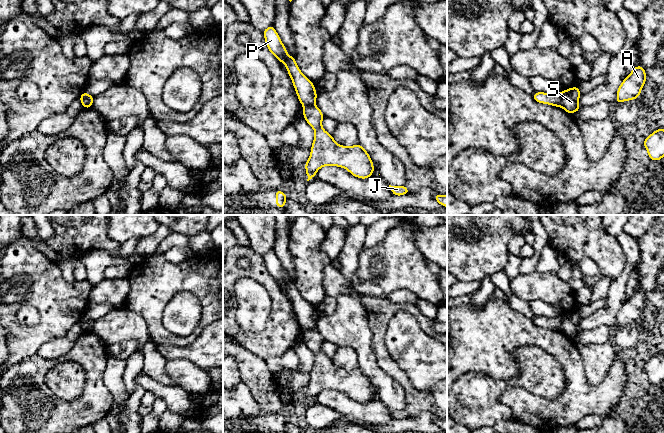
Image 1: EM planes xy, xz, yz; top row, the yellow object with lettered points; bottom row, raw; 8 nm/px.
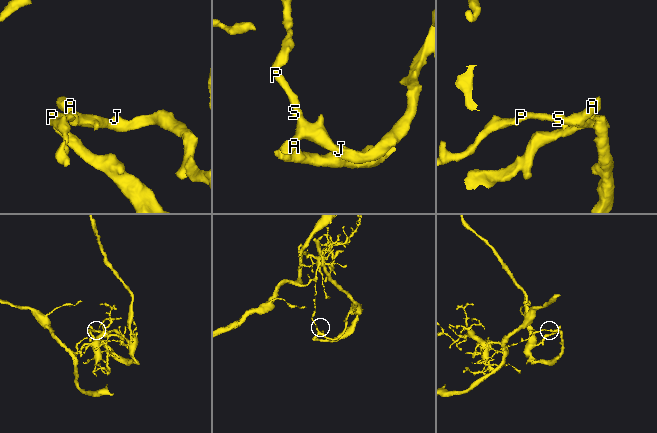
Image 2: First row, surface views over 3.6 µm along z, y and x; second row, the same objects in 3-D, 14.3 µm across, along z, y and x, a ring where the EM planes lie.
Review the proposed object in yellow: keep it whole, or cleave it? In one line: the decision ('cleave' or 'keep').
cleave

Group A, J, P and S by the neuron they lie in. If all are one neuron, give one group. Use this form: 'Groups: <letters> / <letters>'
Groups: A J S / P

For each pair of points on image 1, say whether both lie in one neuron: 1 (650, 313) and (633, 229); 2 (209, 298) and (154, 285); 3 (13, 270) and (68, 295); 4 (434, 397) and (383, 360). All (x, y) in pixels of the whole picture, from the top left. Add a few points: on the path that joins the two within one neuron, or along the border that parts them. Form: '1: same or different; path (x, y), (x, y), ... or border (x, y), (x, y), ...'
1: different; border (651, 225), (638, 239)
2: same; path (195, 284), (168, 284)
3: same; path (27, 277), (37, 281), (54, 295)
4: same; path (421, 397), (418, 397), (396, 373)

